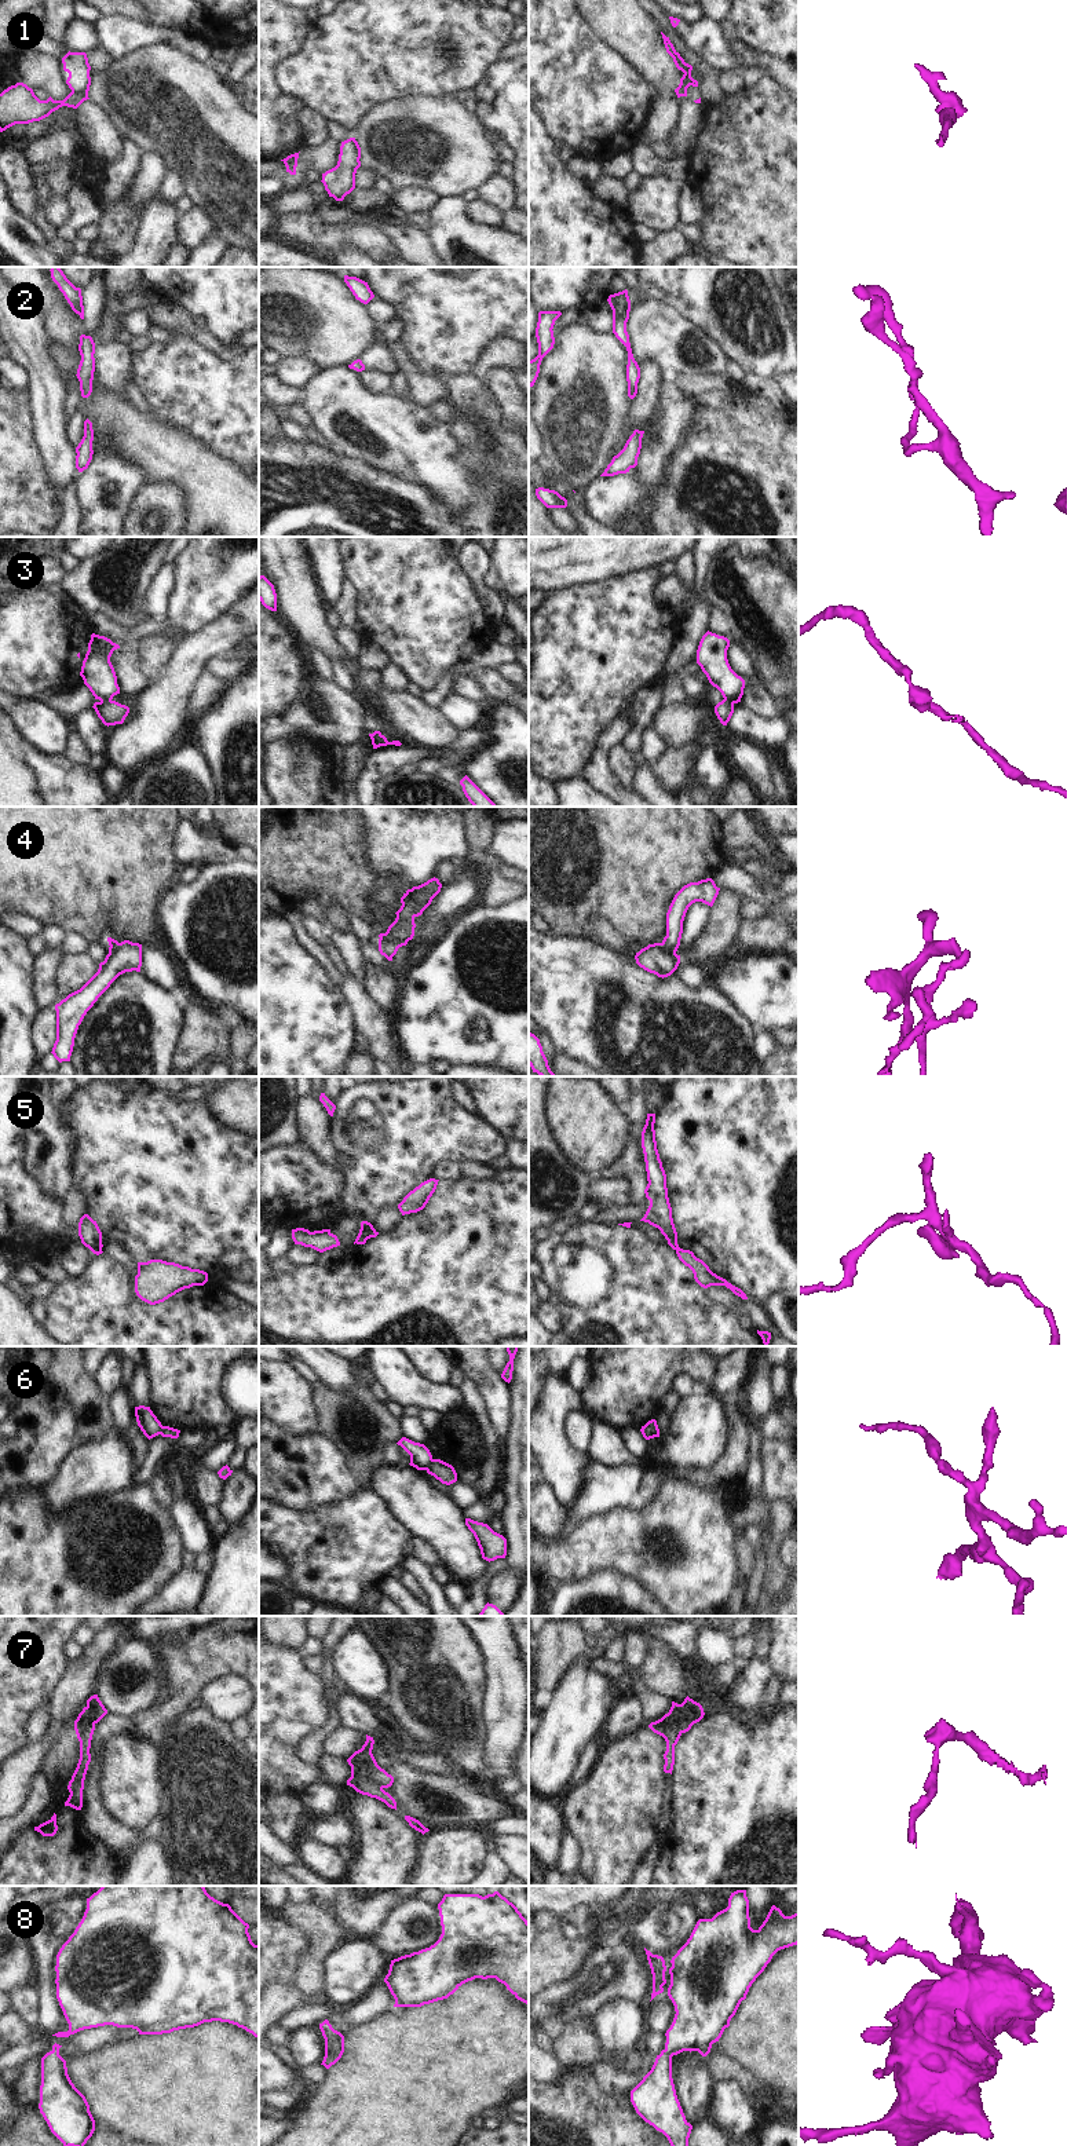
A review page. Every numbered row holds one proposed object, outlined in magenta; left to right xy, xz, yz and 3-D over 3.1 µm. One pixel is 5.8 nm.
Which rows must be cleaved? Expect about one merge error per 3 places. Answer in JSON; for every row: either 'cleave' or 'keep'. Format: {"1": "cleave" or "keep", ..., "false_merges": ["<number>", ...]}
{"1": "cleave", "2": "keep", "3": "cleave", "4": "keep", "5": "cleave", "6": "cleave", "7": "cleave", "8": "keep", "false_merges": ["1", "3", "5", "6", "7"]}

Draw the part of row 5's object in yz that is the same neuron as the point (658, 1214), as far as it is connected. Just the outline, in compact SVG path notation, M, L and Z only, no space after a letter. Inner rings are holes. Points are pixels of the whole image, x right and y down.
M647 1114L642 1132L642 1148L644 1154L647 1187L644 1189L650 1206L640 1221L658 1228L673 1250L679 1250L677 1232L672 1218L672 1207L668 1198L666 1174L659 1159L655 1141L655 1114Z

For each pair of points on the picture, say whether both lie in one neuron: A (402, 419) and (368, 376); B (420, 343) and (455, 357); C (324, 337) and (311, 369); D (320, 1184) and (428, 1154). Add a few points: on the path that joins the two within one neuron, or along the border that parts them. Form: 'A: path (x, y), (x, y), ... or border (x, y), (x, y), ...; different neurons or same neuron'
A: border (360, 372), (372, 390), (380, 394), (390, 392); different neurons
B: path (428, 343), (441, 343), (446, 348); same neuron
C: border (282, 355), (313, 358), (324, 368); different neurons
D: border (340, 1170), (346, 1177), (344, 1202), (350, 1209); different neurons

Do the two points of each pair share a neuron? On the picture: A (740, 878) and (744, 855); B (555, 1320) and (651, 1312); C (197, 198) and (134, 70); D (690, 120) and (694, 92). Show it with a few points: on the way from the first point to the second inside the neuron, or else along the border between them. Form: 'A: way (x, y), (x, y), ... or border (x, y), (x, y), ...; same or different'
A: border (735, 865), (742, 869); different
B: border (550, 1300), (562, 1313), (561, 1331); different
C: way (197, 167), (197, 134), (165, 102); same
D: border (690, 84), (687, 95), (693, 101); different

